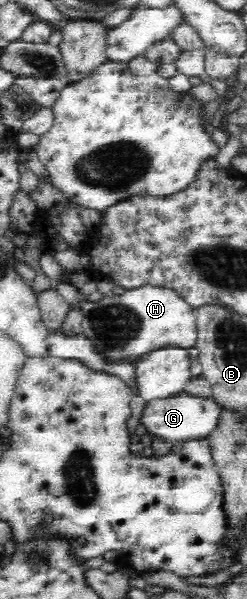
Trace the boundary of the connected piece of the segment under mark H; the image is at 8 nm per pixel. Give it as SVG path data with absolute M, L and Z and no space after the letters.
M144 284L128 288L121 295L109 293L97 302L82 297L78 305L84 312L82 332L95 341L105 357L132 357L138 361L140 355L162 346L178 345L182 349L196 346L198 328L194 306L175 289Z

